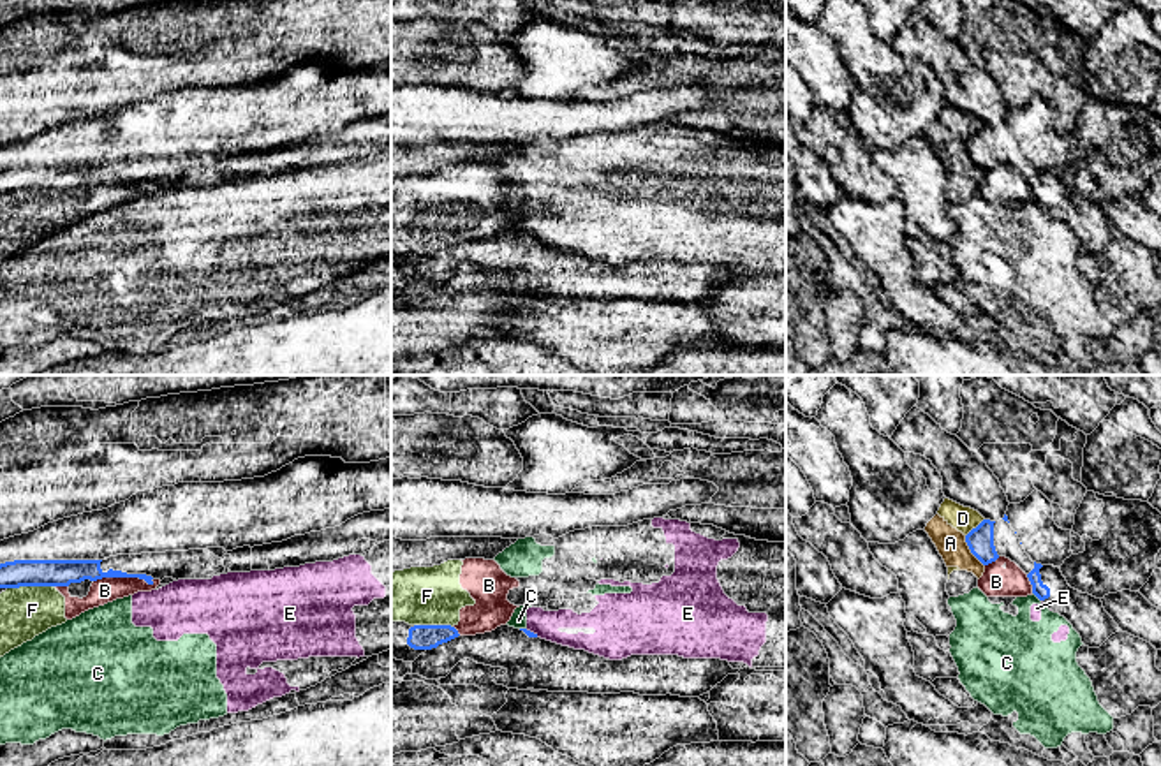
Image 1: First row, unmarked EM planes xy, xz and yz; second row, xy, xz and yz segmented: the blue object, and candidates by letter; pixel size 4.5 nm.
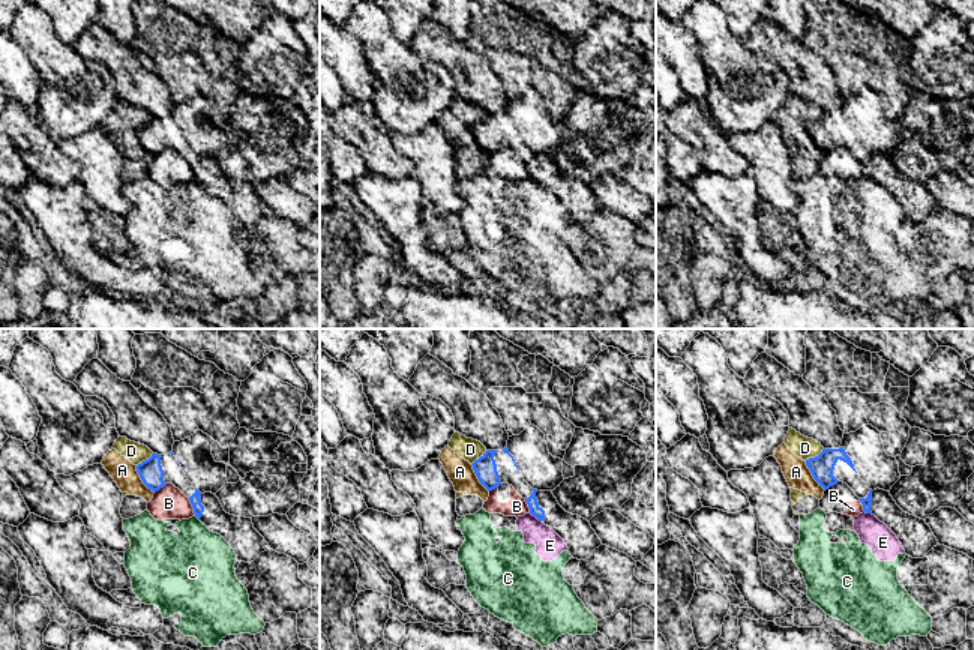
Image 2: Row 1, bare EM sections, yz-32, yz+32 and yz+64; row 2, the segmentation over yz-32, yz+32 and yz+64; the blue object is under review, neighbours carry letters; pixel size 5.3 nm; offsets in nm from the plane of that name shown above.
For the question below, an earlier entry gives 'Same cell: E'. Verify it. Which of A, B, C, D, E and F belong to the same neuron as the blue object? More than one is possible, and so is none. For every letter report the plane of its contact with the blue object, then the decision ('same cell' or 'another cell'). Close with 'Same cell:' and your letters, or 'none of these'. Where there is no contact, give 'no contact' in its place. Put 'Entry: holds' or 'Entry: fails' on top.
Entry: fails
A: contact in yz; another cell
B: contact in xy; another cell
C: contact in yz; another cell
D: contact in yz; another cell
E: contact in xz; another cell
F: contact in xy; another cell
Same cell: none of these

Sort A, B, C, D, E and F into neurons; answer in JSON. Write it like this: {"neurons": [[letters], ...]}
{"neurons": [["A", "D"], ["B", "F"], ["C", "E"]]}

